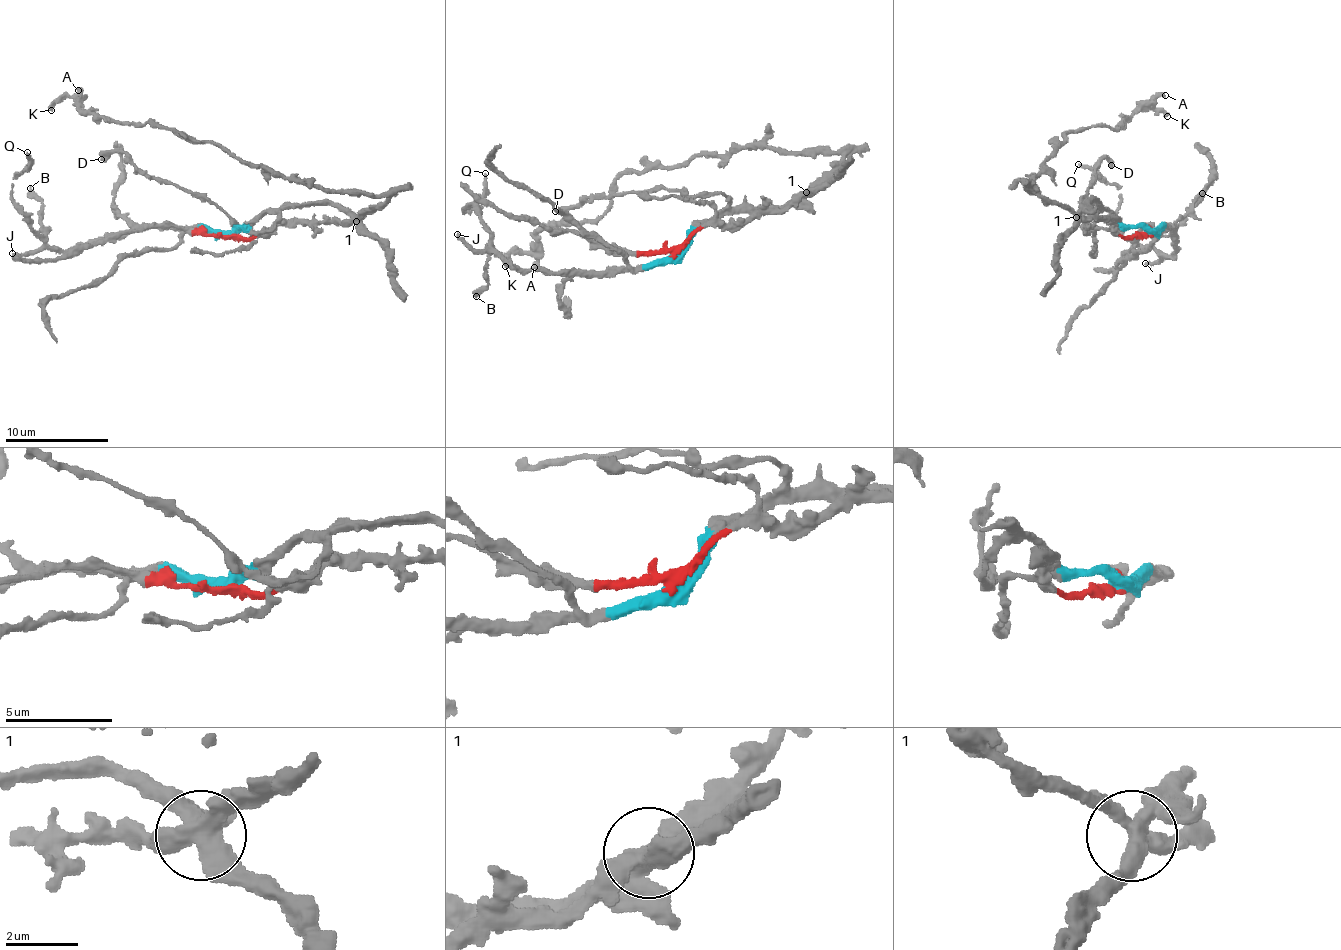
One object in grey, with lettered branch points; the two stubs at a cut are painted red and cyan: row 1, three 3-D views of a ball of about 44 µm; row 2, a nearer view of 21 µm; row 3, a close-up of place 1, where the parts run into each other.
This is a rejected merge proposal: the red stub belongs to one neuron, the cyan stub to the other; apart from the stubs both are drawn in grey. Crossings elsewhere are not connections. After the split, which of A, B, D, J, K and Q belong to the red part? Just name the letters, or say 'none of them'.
A, K

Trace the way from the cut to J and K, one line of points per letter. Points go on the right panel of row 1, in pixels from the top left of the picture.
J: (1148, 234), (1164, 226), (1172, 229), (1176, 247), (1170, 256), (1145, 263)
K: (1148, 234), (1120, 236), (1108, 220), (1076, 218), (1032, 186), (1067, 134), (1120, 125), (1150, 103), (1168, 116)

